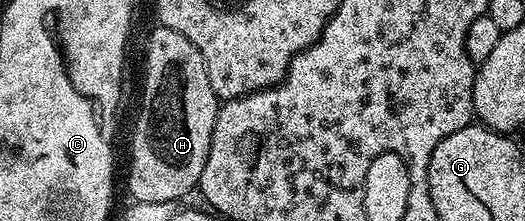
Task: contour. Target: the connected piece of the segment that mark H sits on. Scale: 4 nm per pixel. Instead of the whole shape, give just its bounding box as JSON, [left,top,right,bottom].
[126,26,220,205]

